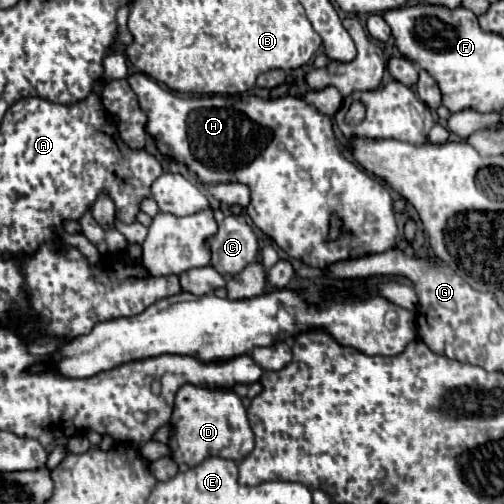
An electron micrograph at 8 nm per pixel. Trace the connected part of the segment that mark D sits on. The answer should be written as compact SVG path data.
M184 384L176 392L176 406L172 414L172 424L176 428L170 448L172 458L178 464L188 464L190 468L200 464L208 456L220 456L240 462L254 448L254 434L242 406L240 396L232 388L208 388Z

